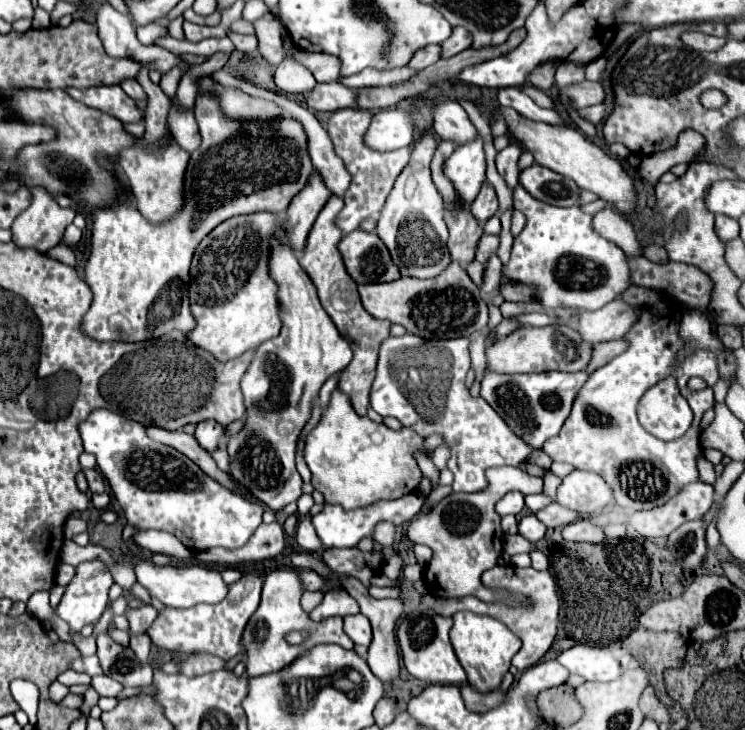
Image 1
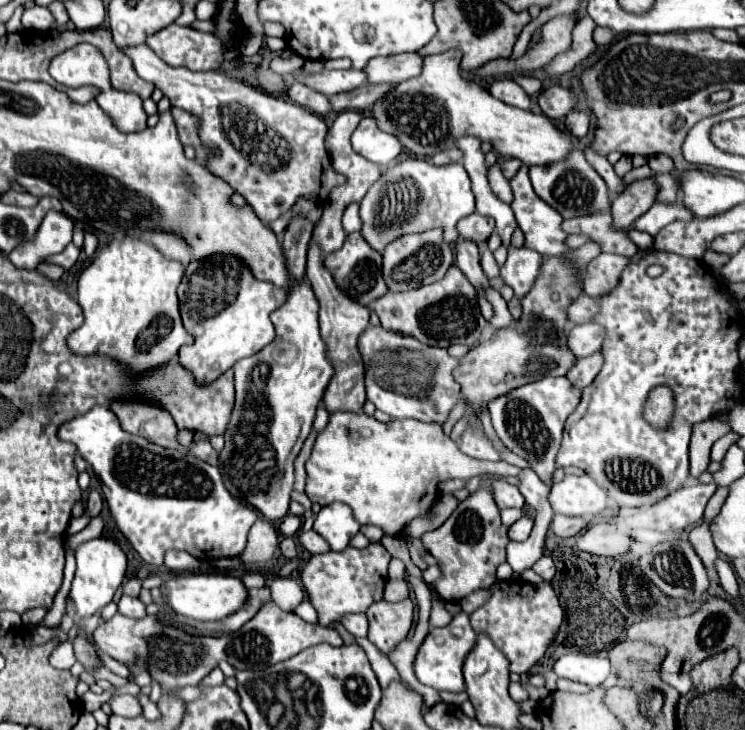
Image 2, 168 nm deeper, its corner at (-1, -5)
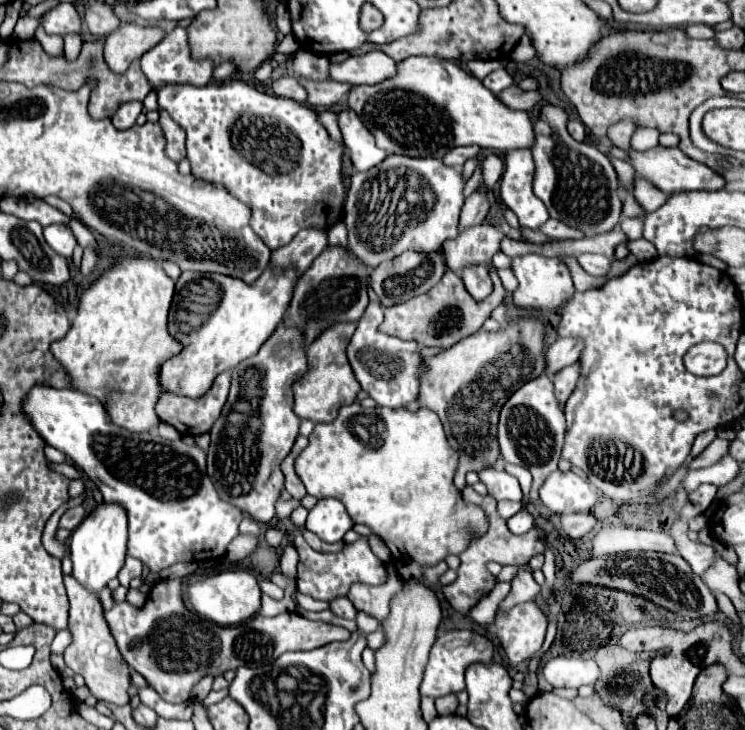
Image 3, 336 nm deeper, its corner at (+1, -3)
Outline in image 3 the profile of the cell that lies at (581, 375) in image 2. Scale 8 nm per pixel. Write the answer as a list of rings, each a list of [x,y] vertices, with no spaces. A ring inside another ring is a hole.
[[[568,365],[562,371],[558,371],[558,375],[554,375],[554,395],[558,399],[558,403],[566,403],[566,399],[570,397],[570,393],[576,387],[576,381],[580,377],[580,365]]]

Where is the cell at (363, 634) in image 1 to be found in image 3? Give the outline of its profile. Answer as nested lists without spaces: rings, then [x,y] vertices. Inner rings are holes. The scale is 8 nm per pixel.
[[[332,599],[332,601],[330,601],[330,609],[332,609],[332,613],[336,613],[338,617],[356,619],[356,609],[354,609],[354,605],[352,605],[348,599]]]

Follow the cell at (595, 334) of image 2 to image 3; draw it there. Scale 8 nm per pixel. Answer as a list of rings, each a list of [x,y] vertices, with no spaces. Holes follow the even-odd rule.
[[[556,339],[548,351],[546,351],[546,375],[554,375],[566,365],[572,365],[578,361],[582,351],[580,339]]]

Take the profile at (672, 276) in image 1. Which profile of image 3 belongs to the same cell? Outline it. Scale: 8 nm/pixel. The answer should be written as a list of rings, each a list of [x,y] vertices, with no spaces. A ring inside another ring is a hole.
[[[592,253],[580,255],[580,257],[578,257],[578,263],[580,263],[580,267],[582,267],[586,273],[590,273],[590,275],[594,275],[594,277],[606,275],[606,273],[608,273],[608,267],[610,267],[610,259],[608,259],[608,257],[604,257],[604,255],[592,255]]]

